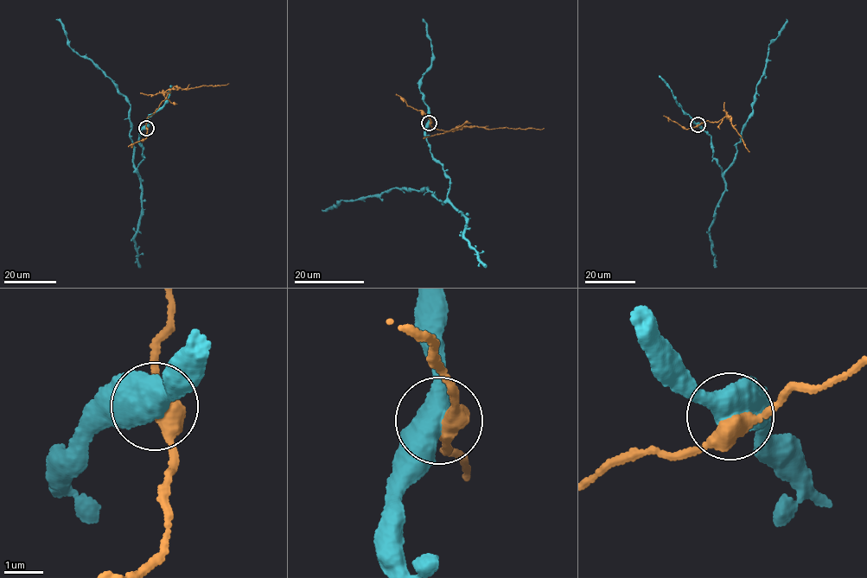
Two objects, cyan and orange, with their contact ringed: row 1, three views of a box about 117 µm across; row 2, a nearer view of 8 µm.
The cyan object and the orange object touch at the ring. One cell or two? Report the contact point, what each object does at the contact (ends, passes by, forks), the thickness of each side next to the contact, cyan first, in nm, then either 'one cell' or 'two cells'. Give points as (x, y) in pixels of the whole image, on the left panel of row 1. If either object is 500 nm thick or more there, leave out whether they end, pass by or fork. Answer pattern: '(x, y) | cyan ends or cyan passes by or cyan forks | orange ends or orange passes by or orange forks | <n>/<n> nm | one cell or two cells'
(146, 128) | 550/420 nm | two cells

